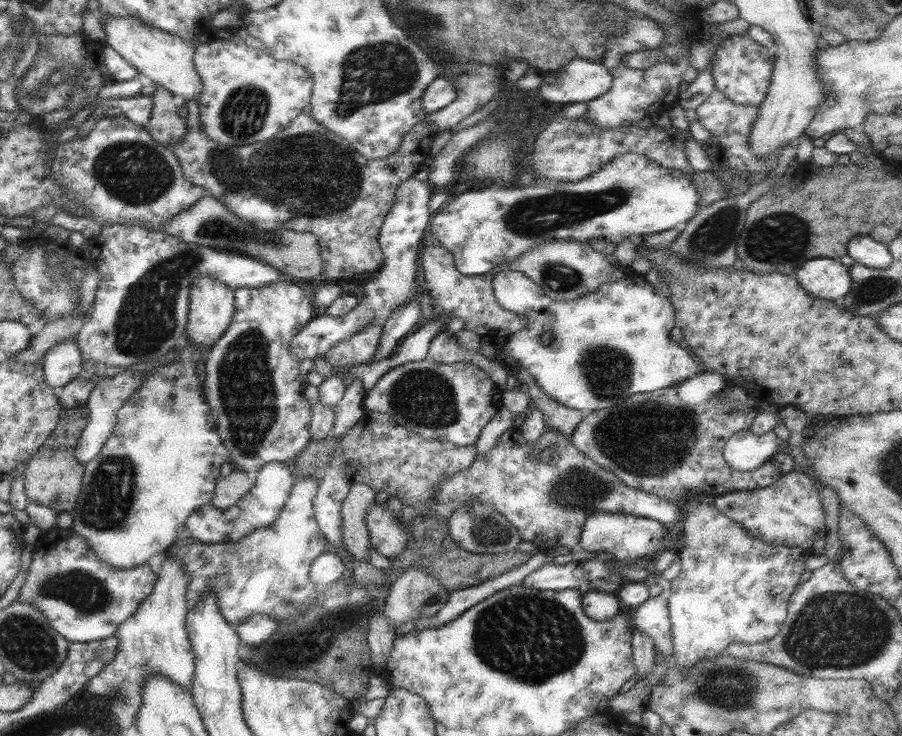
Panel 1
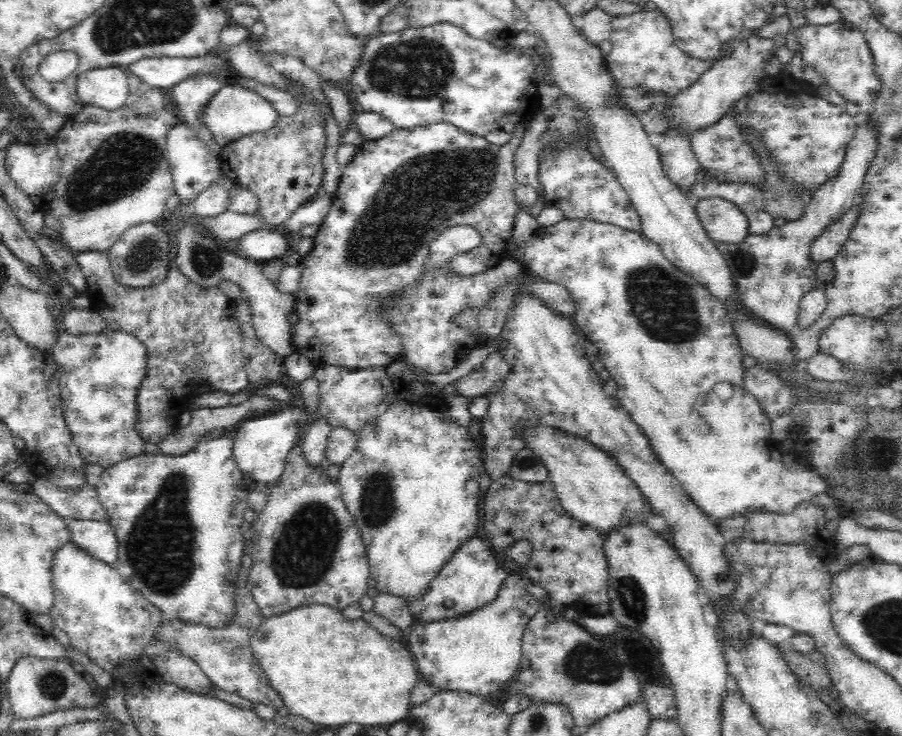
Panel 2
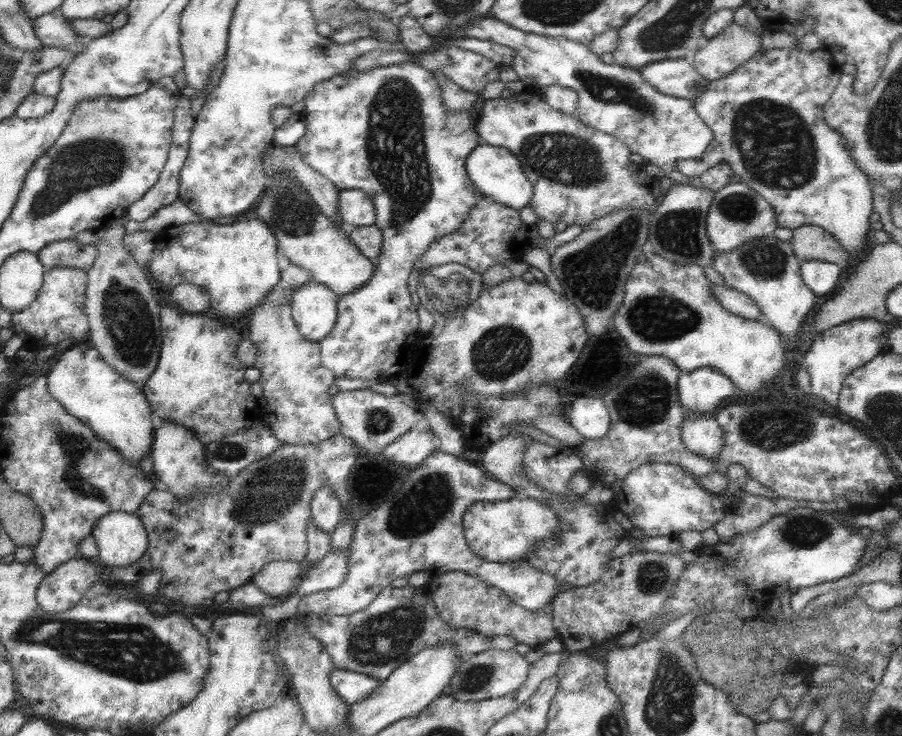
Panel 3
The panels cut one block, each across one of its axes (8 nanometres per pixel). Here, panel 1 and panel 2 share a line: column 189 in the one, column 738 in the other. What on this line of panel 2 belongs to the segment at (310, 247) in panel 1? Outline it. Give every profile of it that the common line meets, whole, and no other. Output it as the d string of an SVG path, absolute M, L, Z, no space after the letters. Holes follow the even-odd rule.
M701 198L695 204L697 217L714 243L738 244L750 236L750 221L742 209L725 198Z

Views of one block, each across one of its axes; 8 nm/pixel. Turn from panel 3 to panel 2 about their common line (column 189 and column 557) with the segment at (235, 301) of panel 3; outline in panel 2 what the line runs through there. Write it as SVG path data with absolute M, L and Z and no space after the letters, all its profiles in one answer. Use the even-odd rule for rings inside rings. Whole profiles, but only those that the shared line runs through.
M562 219L554 226L541 228L525 244L525 247L521 248L518 259L525 266L529 275L538 277L545 282L564 286L568 290L576 306L576 314L572 316L571 320L580 328L580 332L586 335L586 340L597 348L597 359L604 364L604 370L607 370L611 379L616 382L617 391L614 398L618 400L620 407L630 414L630 418L638 425L642 434L645 434L646 440L653 453L657 455L658 460L673 474L678 484L704 514L710 514L718 519L744 514L748 511L787 514L789 510L798 506L799 502L811 500L816 494L827 493L827 481L813 470L798 462L794 462L791 466L782 464L780 456L776 454L779 442L770 436L769 420L762 413L762 407L746 390L743 377L745 368L742 367L741 363L743 354L736 335L734 335L726 309L710 295L706 288L674 267L674 264L664 256L662 249L656 243L646 239L641 232L624 230L608 223L588 219ZM720 382L728 382L732 386L732 396L728 400L722 400L720 396L716 398L714 388Z

